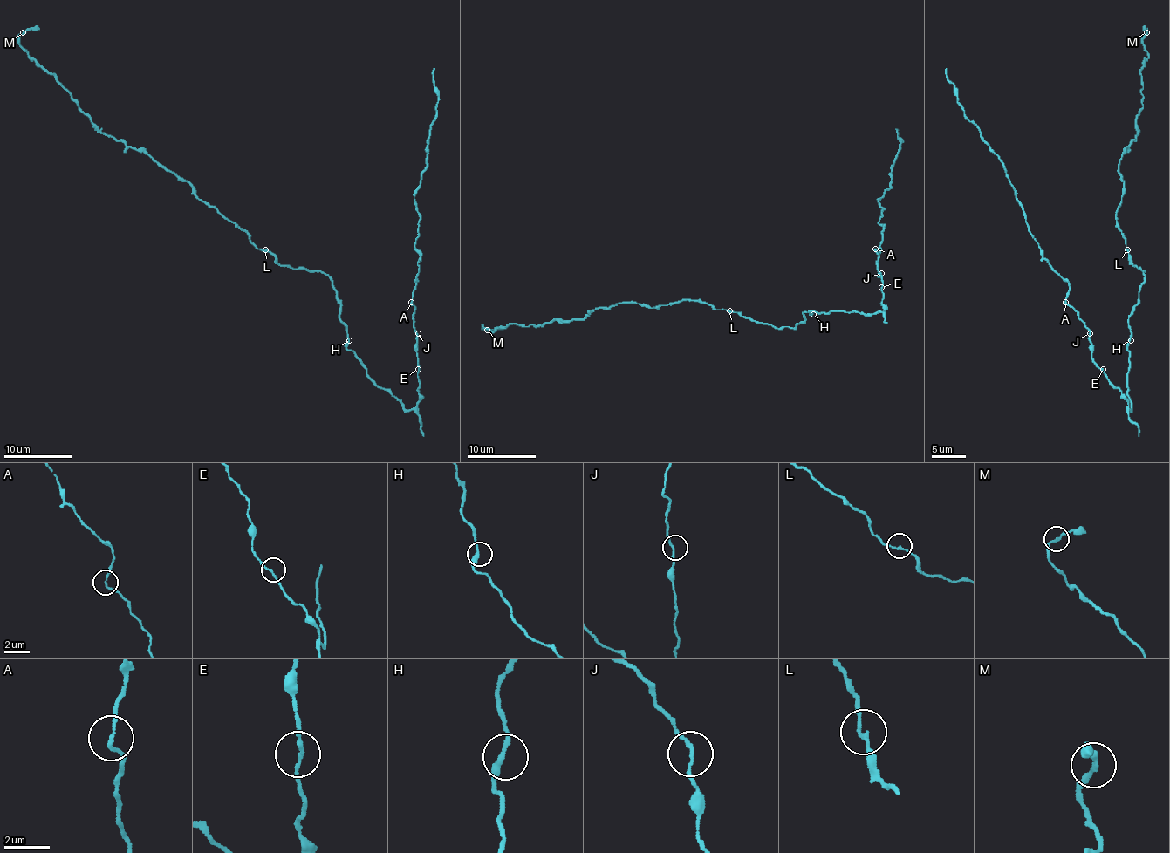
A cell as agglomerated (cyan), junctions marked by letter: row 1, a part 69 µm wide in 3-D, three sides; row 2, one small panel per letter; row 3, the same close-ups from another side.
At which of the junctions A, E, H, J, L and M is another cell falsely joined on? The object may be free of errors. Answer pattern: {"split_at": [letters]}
{"split_at": []}

